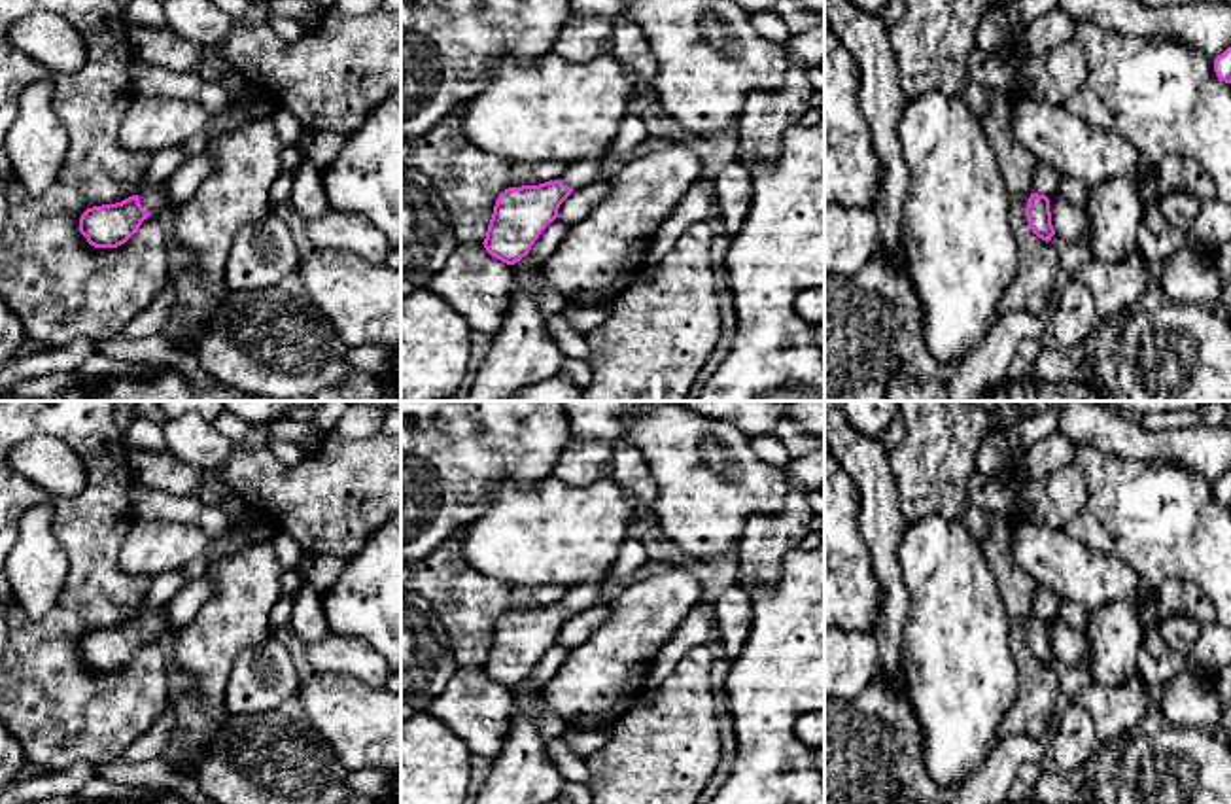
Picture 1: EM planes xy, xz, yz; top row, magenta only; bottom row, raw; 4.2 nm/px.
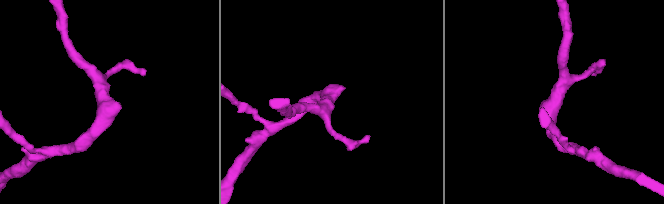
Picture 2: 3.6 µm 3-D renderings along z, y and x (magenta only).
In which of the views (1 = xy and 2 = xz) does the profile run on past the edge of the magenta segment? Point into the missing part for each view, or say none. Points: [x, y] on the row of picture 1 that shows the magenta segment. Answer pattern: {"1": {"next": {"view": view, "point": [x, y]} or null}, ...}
{"1": {"next": {"view": "xy", "point": [154, 199]}}, "2": {"next": {"view": "xz", "point": [579, 173]}}}

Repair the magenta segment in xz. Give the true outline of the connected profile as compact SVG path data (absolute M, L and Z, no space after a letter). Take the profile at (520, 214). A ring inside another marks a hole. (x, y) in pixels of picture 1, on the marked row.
M605 157L575 159L560 180L505 189L495 201L482 242L486 252L507 265L526 257L546 225L558 218L560 204L592 184L603 161Z

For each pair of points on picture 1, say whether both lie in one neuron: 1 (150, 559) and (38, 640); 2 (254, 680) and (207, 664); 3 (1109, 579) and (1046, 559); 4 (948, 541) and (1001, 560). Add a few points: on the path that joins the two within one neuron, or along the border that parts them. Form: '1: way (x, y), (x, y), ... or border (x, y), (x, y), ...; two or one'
1: border (129, 526), (120, 566), (150, 577); two
2: border (263, 644), (246, 647), (233, 663), (227, 712); two
3: way (1093, 579), (1061, 564); one
4: border (982, 545), (986, 562), (1003, 596); two

